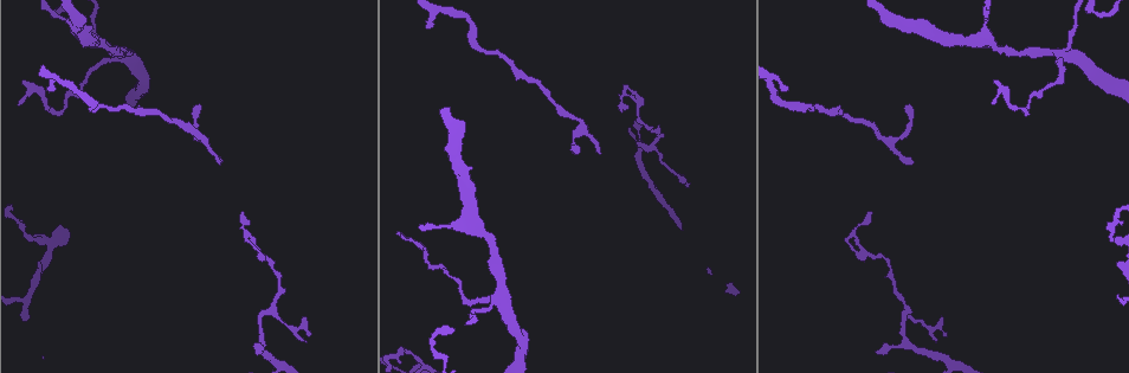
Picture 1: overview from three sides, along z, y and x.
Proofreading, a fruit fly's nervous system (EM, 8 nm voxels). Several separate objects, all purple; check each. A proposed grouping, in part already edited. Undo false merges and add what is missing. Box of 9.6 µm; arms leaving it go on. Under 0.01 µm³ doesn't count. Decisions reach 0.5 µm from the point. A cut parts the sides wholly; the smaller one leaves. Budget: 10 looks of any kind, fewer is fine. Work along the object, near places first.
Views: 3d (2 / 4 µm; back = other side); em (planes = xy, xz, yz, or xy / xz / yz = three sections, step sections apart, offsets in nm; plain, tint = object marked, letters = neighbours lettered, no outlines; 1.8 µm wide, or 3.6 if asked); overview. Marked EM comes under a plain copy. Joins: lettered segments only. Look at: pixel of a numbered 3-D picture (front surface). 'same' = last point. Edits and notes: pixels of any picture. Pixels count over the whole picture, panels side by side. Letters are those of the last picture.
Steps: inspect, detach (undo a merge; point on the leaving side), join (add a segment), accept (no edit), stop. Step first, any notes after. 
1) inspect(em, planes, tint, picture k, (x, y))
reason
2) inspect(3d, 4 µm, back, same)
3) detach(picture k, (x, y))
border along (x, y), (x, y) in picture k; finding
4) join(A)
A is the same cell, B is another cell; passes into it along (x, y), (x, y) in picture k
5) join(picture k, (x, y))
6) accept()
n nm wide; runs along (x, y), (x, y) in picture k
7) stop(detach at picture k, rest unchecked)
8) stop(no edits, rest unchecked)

inspect(3d, 4 µm, picture 1, (18, 106))
end of a long branch

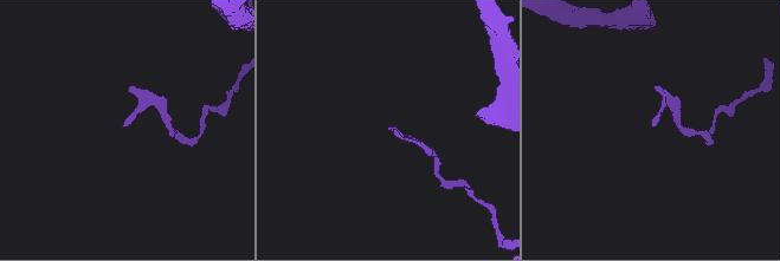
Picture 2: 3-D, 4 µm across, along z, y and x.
inspect(em, planes, letters, picture 2, (125, 127))

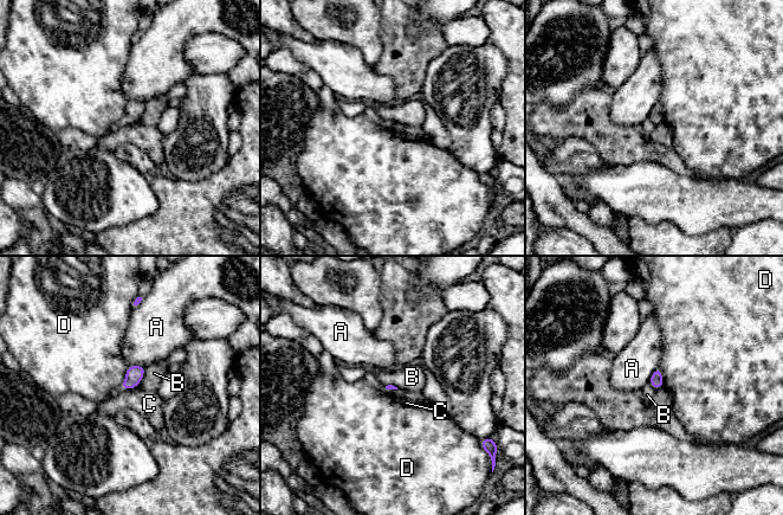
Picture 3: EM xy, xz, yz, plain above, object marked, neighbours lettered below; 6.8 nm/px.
accept()
A, B, C and D are other cells; border along (121, 387), (134, 388) in picture 3; no lettered segment goes on from it

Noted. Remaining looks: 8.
inspect(em, xy, step 16, tint, picture 1, (502, 293))
abrupt turn

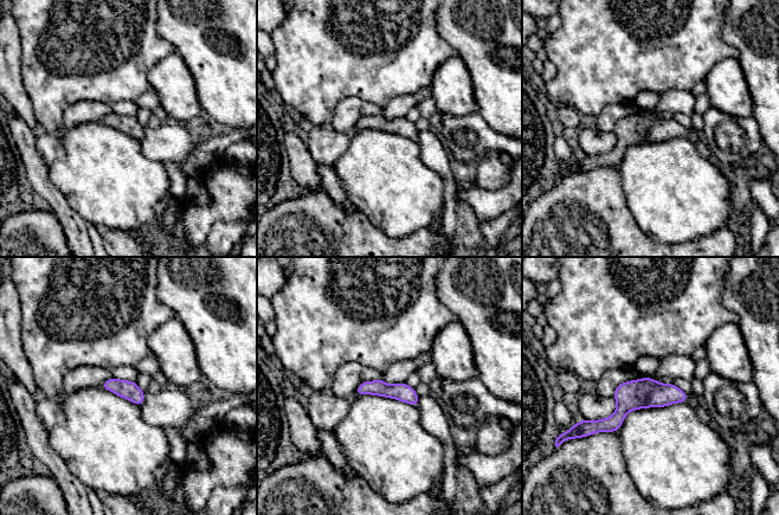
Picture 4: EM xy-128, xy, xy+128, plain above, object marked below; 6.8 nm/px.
inspect(em, xy, step 16, letters, same)

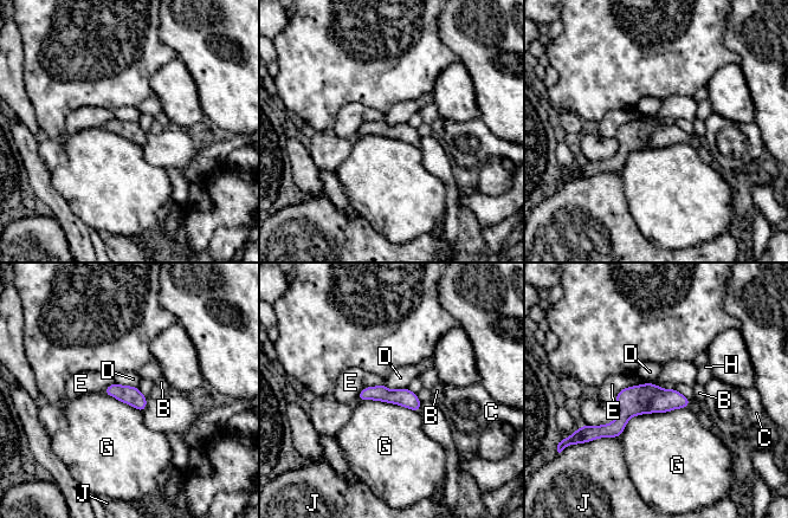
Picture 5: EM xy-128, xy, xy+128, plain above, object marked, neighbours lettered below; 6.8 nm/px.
accept()
120 nm wide; G touches over 500 nm; B, C, D, E, G, H and J are other cells; one cell here

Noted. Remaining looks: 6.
inspect(3d, 4 µm, picture 1, (471, 214))
three arms meet

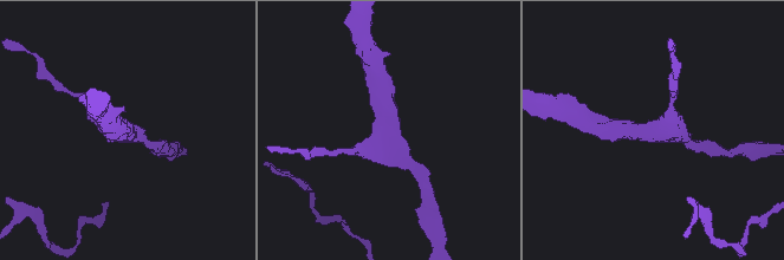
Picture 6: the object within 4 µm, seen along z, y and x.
inspect(em, xz, step 16, tint, picture 6, (389, 126))
3 arms; need the tissue

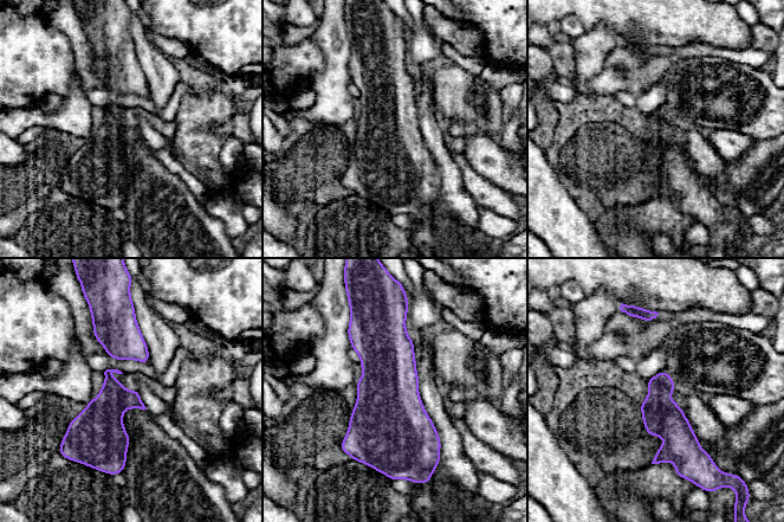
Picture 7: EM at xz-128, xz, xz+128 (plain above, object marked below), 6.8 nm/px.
inspect(em, planes, letters, same)
cut it another way

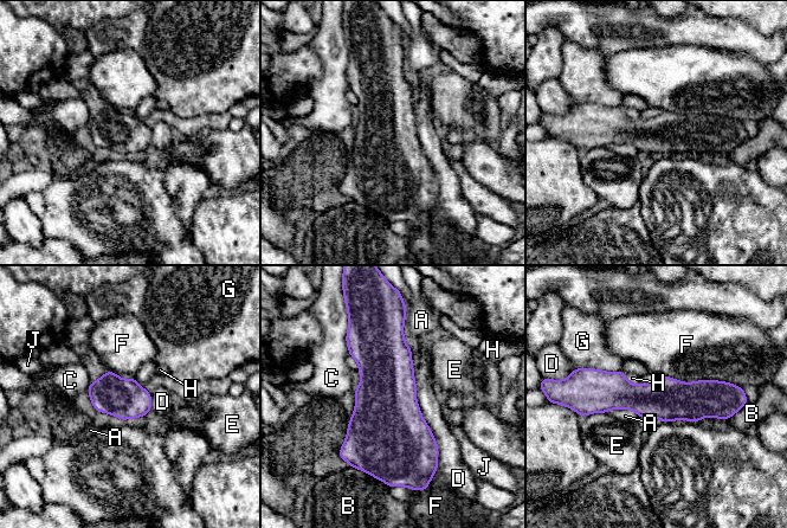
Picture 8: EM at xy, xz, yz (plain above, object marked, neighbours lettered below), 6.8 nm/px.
accept()
280 nm wide; A, B, C, D, E, F, G, H and J are other cells; continuous, no second cell

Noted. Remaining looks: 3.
inspect(3d, 4 µm, picture 1, (1119, 261))
branch stops here

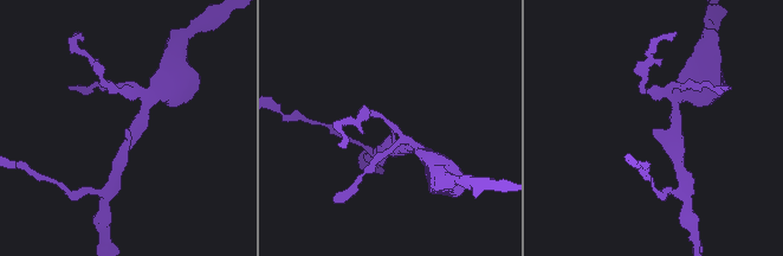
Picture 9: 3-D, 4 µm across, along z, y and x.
inspect(em, planes, letters, picture 9, (130, 130))

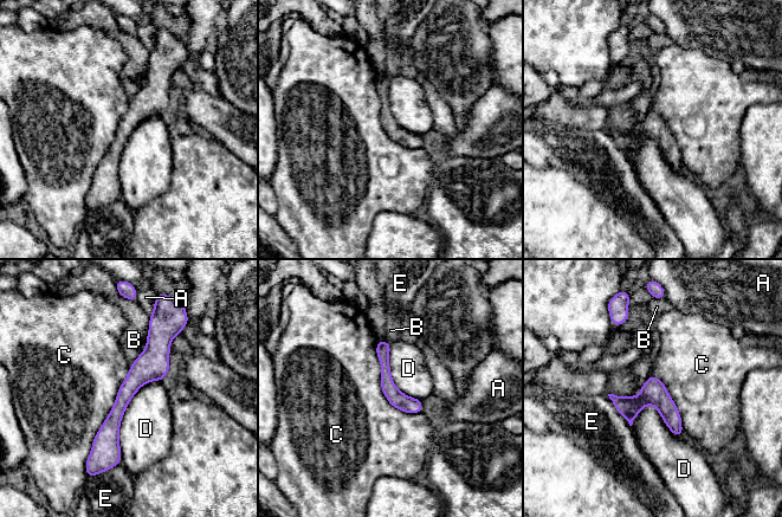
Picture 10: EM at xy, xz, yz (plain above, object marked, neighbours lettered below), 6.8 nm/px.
accept()
120 nm wide; A, B, C, D and E are other cells; border along (161, 380), (127, 406), (120, 461) in picture 10; no lettered segment goes on from it

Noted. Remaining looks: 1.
stop(no edits, rest unchecked)

